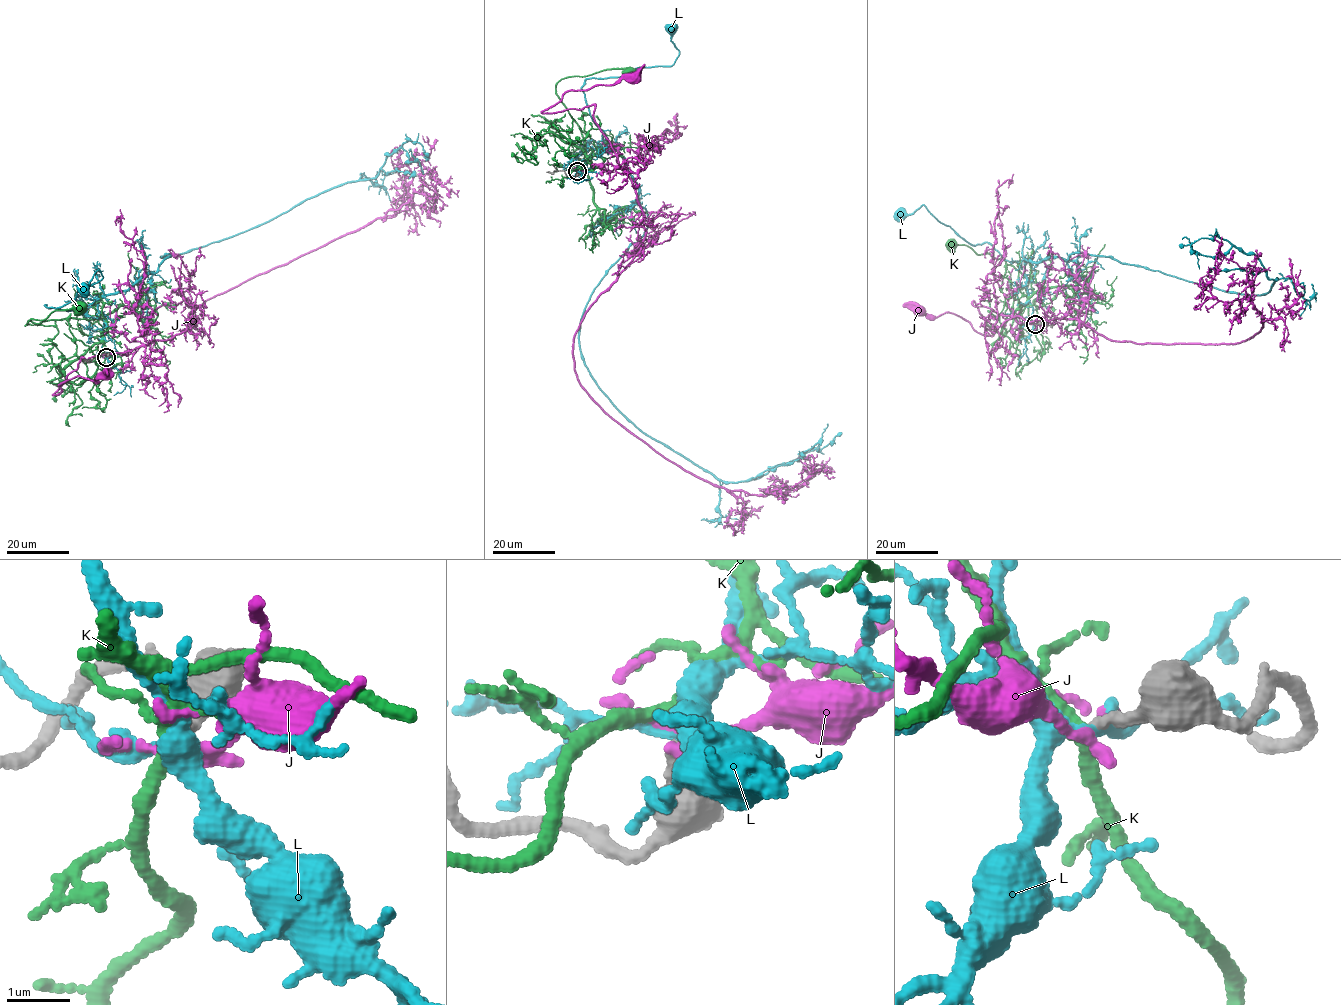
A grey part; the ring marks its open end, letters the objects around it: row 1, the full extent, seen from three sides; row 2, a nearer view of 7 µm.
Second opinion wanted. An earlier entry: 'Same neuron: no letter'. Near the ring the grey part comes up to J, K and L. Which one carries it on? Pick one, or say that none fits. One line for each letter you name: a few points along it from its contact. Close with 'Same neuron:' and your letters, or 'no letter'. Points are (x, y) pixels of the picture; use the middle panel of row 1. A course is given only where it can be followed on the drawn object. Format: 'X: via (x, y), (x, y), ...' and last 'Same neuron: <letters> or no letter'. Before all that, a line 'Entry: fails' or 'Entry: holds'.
Entry: fails
K: via (576, 170), (589, 157), (592, 163), (585, 164), (581, 128), (557, 95), (556, 83), (605, 69), (629, 71)
Same neuron: K

